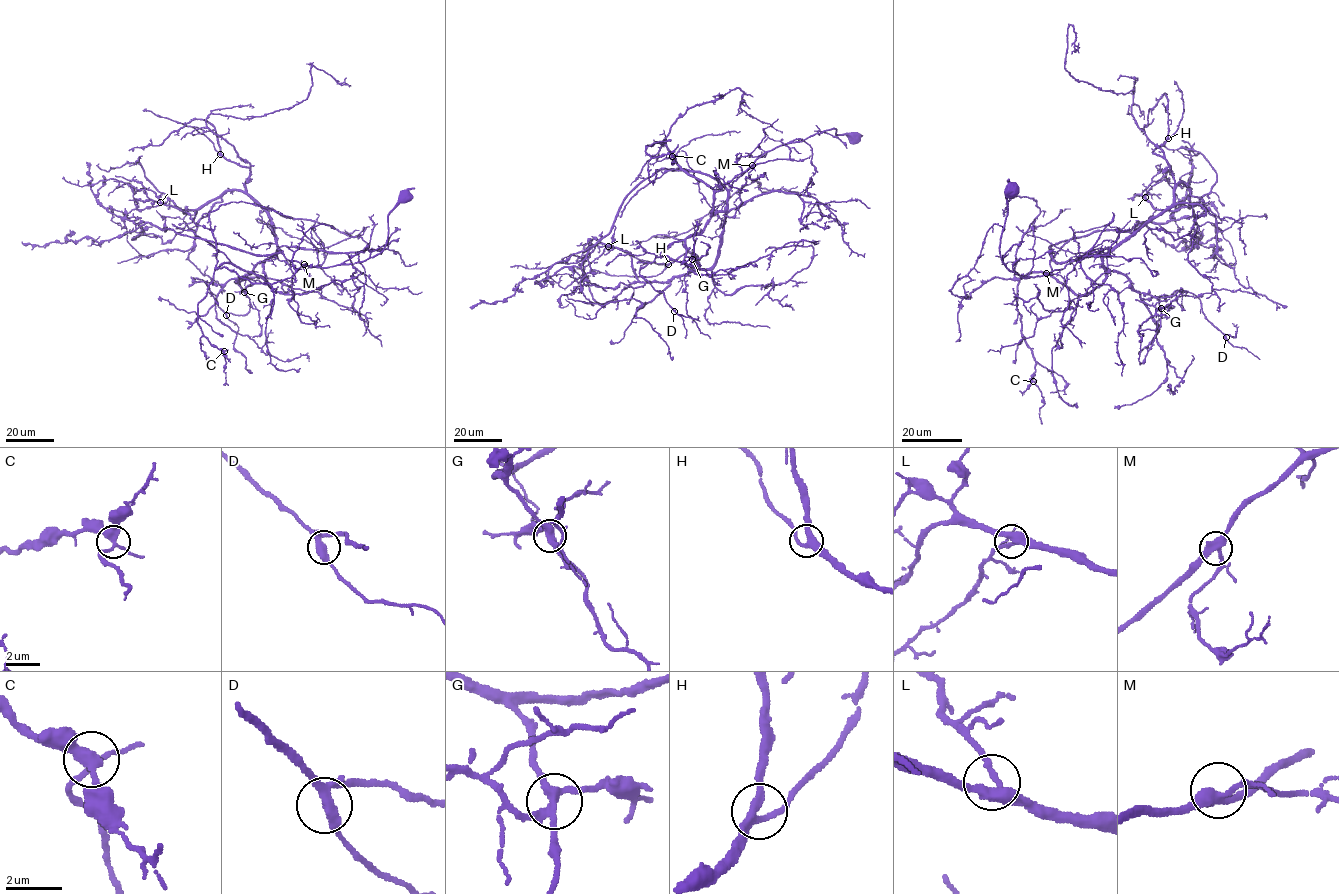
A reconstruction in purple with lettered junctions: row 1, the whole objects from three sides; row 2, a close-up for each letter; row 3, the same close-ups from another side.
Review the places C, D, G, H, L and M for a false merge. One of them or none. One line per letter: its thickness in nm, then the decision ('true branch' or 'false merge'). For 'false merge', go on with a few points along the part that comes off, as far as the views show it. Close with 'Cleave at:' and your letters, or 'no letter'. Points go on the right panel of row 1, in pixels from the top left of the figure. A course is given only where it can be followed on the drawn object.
C: 340 nm thick; true branch
D: 320 nm thick; true branch
G: 320 nm thick; false merge; foreign part runs (1161, 308), (1135, 299)
H: 280 nm thick; true branch
L: 320 nm thick; true branch
M: 340 nm thick; true branch
Cleave at: G

